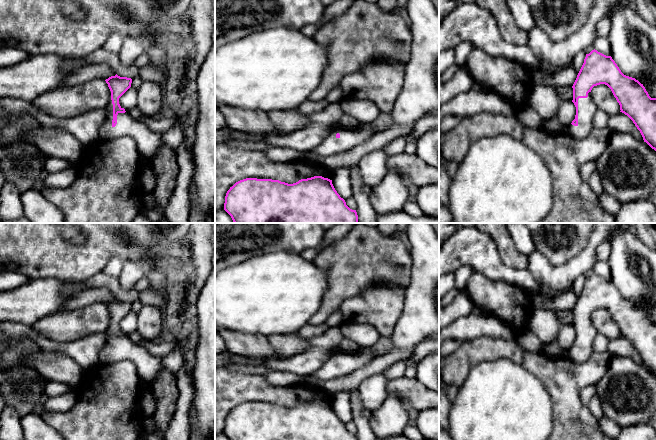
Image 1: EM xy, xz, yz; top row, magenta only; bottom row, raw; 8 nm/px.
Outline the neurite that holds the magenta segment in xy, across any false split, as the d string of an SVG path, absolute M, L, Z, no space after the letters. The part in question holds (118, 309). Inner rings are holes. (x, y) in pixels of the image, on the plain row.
M116 298L105 305L111 315L111 323L107 329L108 339L97 362L112 364L129 359L135 364L140 378L150 384L165 367L162 358L153 356L144 347L132 342L120 329L119 322L131 311L132 303Z

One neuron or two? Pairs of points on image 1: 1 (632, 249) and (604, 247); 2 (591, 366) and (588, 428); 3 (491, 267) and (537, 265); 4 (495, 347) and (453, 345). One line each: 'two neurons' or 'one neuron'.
1: two neurons
2: one neuron
3: two neurons
4: two neurons

